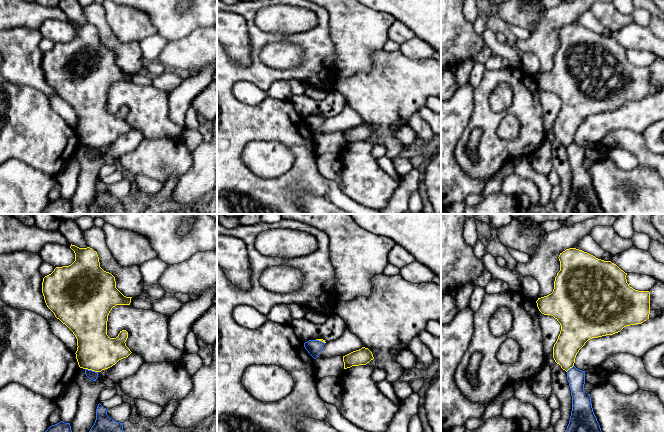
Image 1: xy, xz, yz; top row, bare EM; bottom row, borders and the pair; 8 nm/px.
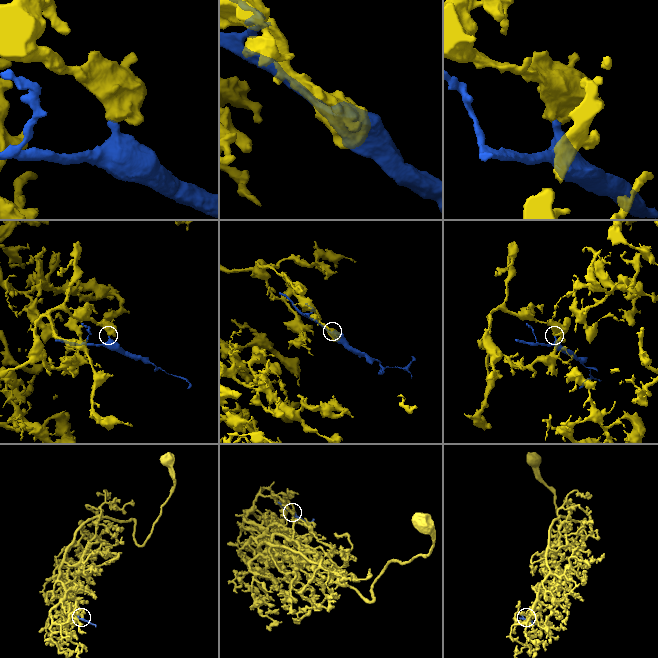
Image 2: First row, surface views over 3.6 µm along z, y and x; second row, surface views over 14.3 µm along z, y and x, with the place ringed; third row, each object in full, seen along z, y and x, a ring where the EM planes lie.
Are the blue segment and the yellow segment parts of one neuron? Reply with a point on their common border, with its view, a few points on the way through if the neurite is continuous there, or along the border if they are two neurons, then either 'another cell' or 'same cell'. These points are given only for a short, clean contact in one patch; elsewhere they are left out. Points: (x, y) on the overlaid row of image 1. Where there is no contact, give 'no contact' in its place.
meets blue in xy at (91, 370); border along xy (85, 368), (97, 372); another cell

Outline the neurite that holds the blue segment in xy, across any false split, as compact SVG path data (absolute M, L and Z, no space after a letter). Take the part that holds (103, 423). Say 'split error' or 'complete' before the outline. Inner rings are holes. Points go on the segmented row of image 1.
complete; M100 403L96 409L96 420L89 432L124 432L123 423L116 422L107 415L107 409Z

